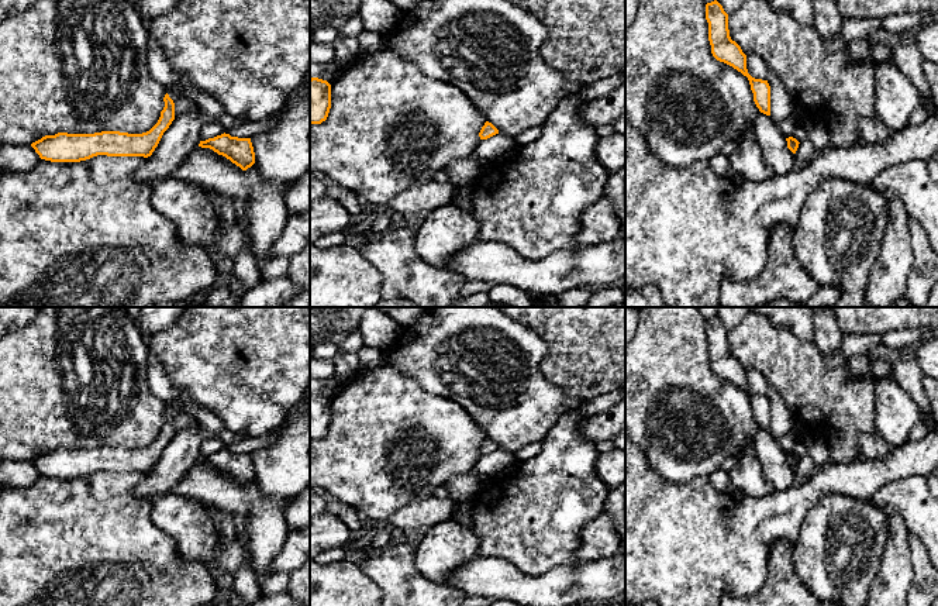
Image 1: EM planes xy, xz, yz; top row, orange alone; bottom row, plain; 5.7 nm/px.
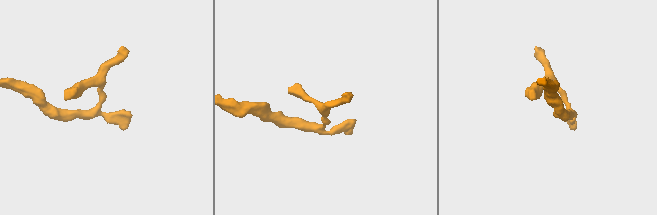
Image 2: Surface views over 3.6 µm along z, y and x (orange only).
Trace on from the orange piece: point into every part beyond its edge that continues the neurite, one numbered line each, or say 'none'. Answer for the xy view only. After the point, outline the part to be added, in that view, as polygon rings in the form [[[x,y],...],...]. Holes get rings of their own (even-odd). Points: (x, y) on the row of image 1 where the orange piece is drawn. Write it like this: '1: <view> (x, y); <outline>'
none

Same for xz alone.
none

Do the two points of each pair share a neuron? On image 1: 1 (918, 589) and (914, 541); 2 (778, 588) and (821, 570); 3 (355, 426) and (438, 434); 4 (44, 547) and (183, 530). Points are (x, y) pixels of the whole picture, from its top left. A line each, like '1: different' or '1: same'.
1: same
2: different
3: same
4: different

